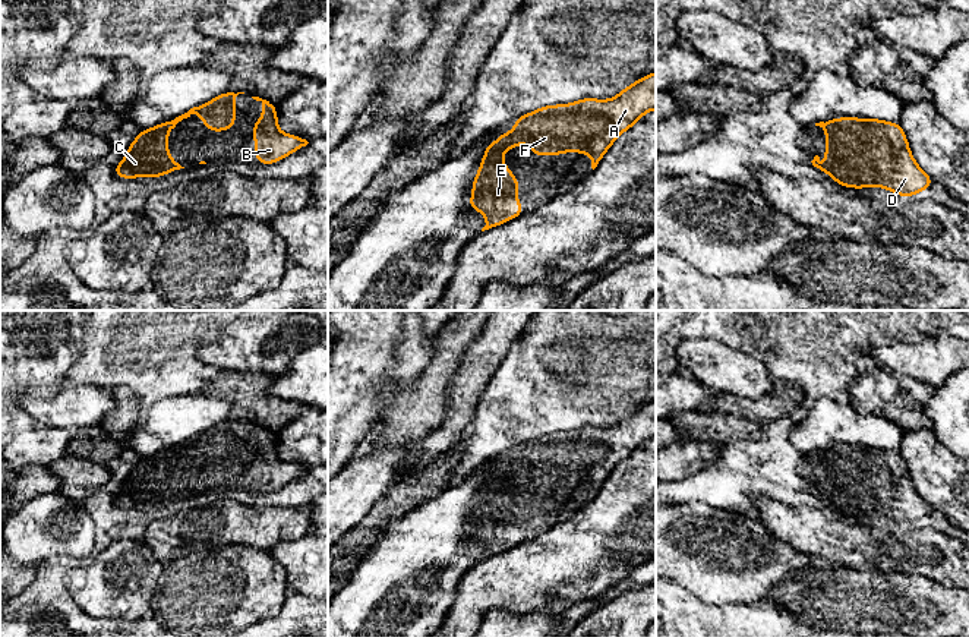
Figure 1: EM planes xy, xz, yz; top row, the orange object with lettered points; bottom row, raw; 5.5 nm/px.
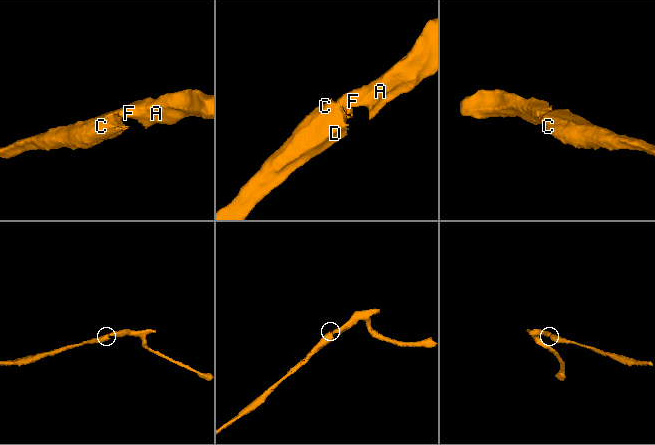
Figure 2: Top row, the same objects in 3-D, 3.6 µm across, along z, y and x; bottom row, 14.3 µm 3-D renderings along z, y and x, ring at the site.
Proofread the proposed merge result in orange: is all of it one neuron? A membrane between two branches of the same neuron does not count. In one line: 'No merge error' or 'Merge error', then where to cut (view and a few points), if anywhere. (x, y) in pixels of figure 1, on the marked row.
No merge error. No split

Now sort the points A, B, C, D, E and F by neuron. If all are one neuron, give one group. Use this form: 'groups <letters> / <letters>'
groups A B C D E F

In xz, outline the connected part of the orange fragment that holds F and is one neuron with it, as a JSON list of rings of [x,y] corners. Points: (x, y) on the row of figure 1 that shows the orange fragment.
[[[656,72],[637,79],[610,100],[583,98],[571,104],[543,105],[540,110],[517,117],[512,132],[501,133],[496,142],[487,144],[480,168],[473,180],[468,205],[486,218],[482,231],[520,217],[524,209],[517,198],[521,183],[505,165],[504,152],[521,144],[527,144],[533,155],[581,152],[591,157],[591,168],[594,170],[612,144],[651,110],[656,110]]]

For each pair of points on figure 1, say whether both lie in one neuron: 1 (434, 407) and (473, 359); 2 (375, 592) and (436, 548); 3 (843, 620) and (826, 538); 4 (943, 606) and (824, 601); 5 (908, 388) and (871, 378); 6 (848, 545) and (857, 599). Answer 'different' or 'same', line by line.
1: different
2: same
3: different
4: same
5: same
6: different

